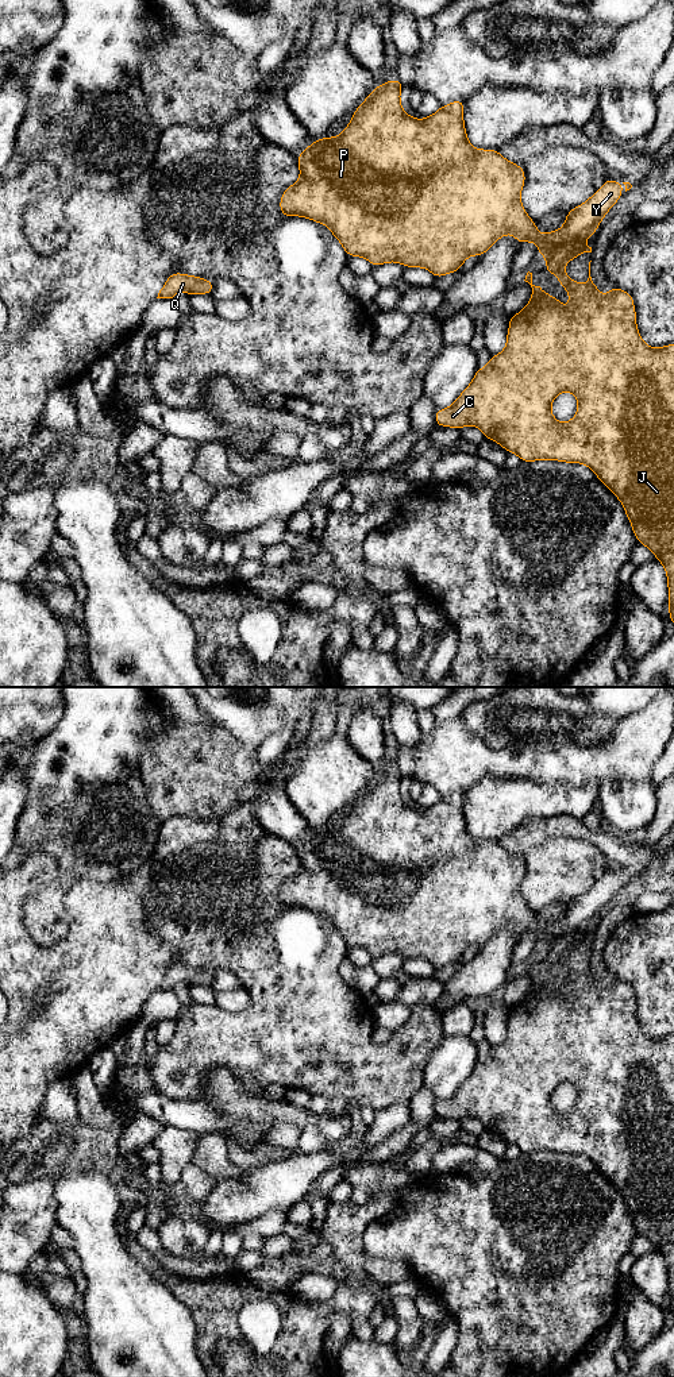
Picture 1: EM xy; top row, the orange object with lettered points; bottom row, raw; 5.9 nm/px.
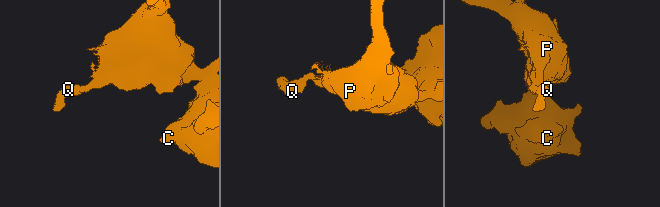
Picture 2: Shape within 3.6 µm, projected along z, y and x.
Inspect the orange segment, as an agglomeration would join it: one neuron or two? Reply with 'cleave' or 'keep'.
cleave

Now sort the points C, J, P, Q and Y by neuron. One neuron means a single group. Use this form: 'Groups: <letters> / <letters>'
Groups: C J / P Q Y

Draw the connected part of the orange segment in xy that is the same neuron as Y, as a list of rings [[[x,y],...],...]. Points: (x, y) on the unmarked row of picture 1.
[[[400,770],[374,779],[353,803],[353,811],[339,828],[315,832],[297,848],[300,871],[288,878],[280,890],[284,909],[300,907],[324,915],[343,937],[347,949],[363,948],[371,957],[398,953],[404,958],[423,958],[435,969],[461,963],[467,948],[482,948],[501,927],[512,925],[520,936],[534,932],[538,945],[573,933],[589,930],[600,918],[608,902],[620,891],[621,873],[606,869],[604,876],[584,895],[566,904],[561,921],[538,926],[538,917],[521,896],[520,886],[525,873],[523,857],[505,850],[497,841],[474,840],[467,830],[463,802],[465,792],[454,791],[442,796],[425,810],[404,803]]]

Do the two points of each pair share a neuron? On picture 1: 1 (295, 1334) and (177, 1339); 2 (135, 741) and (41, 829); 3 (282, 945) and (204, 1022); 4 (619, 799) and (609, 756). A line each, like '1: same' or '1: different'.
1: different
2: different
3: same
4: different

